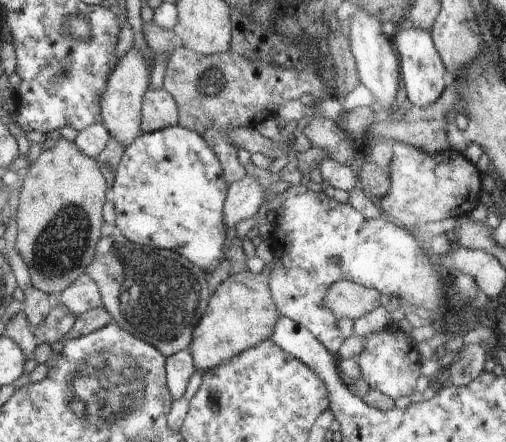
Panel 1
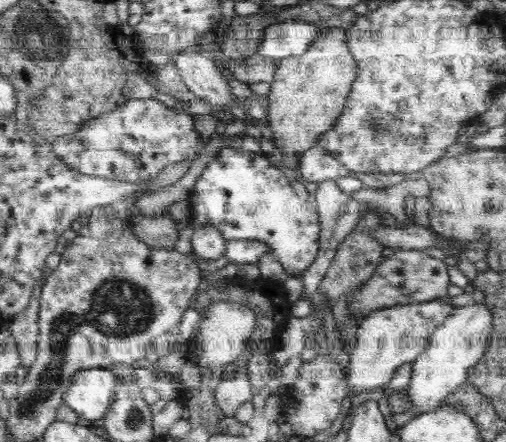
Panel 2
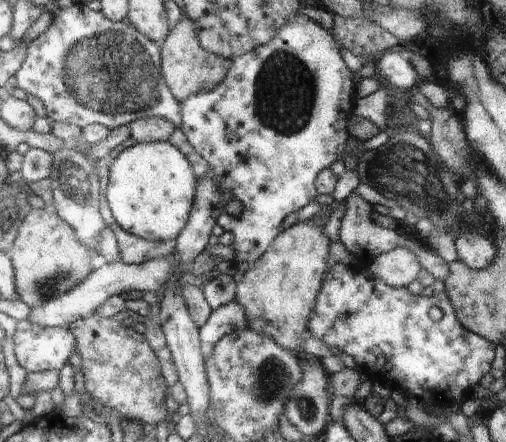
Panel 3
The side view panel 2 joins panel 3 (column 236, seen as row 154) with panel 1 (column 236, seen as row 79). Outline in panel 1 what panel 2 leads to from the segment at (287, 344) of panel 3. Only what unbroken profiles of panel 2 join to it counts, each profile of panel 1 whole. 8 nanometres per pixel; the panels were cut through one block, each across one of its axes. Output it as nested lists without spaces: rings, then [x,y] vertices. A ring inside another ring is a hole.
[[[249,269],[231,273],[209,297],[206,312],[192,333],[189,350],[194,368],[204,373],[214,370],[218,364],[228,362],[244,350],[270,339],[274,324],[280,316],[268,288],[268,278],[262,273],[252,273]]]

